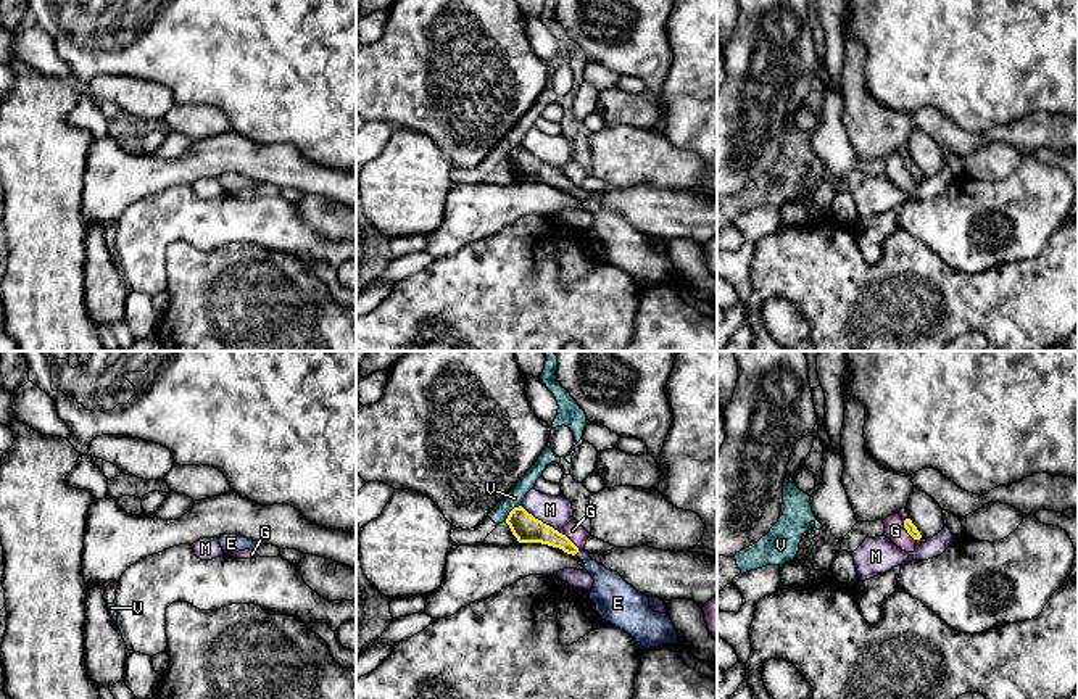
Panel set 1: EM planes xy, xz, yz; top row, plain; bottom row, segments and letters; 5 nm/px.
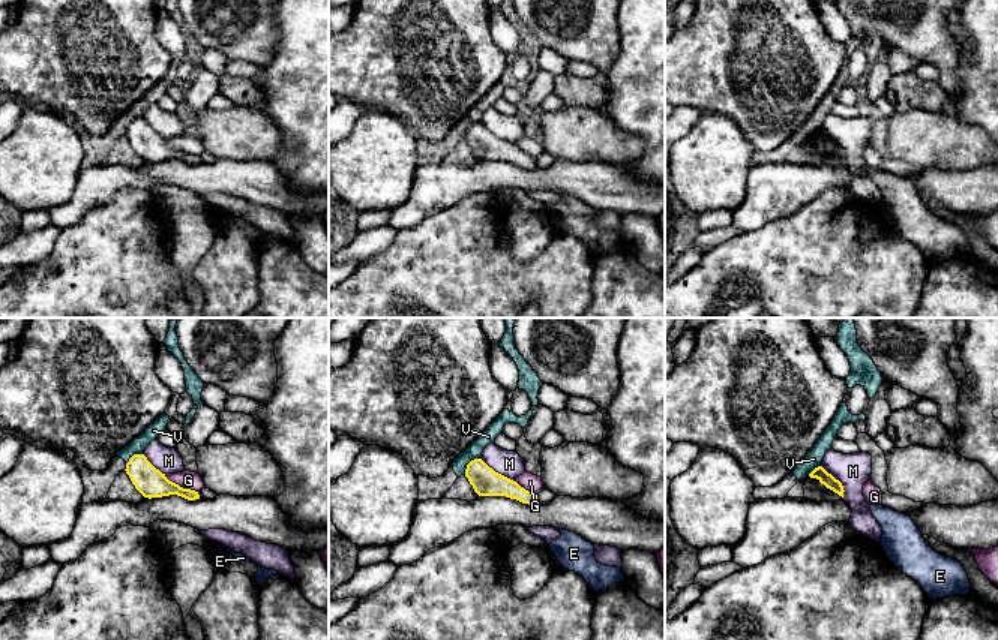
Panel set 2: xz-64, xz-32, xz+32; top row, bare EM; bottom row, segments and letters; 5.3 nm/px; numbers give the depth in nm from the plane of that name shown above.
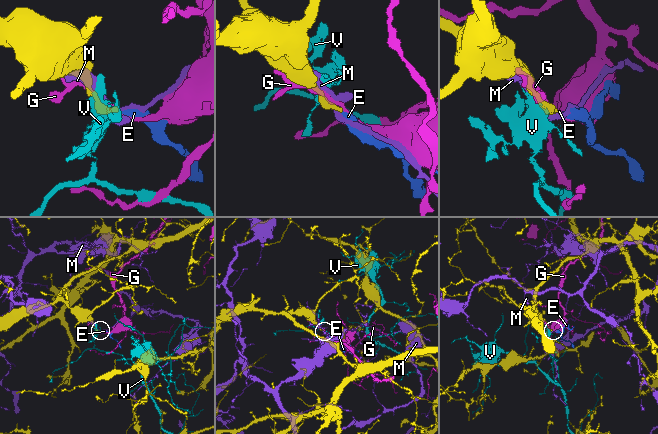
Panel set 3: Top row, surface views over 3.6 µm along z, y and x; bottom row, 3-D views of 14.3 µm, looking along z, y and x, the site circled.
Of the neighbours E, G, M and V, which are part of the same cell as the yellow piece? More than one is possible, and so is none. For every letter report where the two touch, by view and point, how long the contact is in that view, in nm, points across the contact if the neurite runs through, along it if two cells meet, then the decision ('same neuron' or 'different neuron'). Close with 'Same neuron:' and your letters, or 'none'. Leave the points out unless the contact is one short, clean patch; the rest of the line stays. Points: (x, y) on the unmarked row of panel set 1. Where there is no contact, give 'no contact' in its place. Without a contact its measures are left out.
E: meets yellow in xz at (576, 192); contact 40 nm long; runs through xz (532, 169), (563, 181), (576, 192), (603, 216), (609, 229); same neuron
G: meets yellow in yz at (908, 169); contact 120 nm long; different neuron
M: meets yellow in xz at (540, 160); contact 260 nm long; different neuron
V: meets yellow in xz at (511, 150); contact 120 nm long; border along xz (521, 144), (505, 160); different neuron
Same neuron: E

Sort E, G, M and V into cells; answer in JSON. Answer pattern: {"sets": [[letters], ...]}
{"sets": [["E"], ["G"], ["M"], ["V"]]}

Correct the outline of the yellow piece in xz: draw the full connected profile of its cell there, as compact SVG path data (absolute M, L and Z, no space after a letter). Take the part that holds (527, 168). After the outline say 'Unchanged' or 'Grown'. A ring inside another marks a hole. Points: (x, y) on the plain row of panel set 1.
M522 145L509 151L506 163L519 182L541 182L577 195L595 219L590 240L599 256L628 272L641 290L678 283L678 271L667 253L654 251L648 235L638 232L617 211L599 205L566 174L535 158Z. Grown

